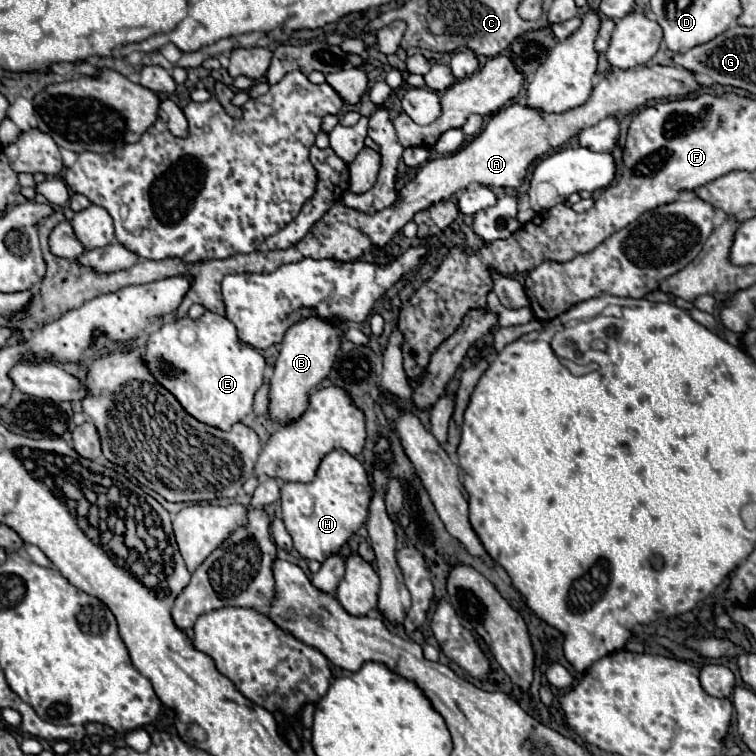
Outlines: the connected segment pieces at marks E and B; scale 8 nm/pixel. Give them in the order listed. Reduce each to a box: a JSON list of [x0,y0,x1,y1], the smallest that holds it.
[[144,311,266,431],[270,315,342,423]]

